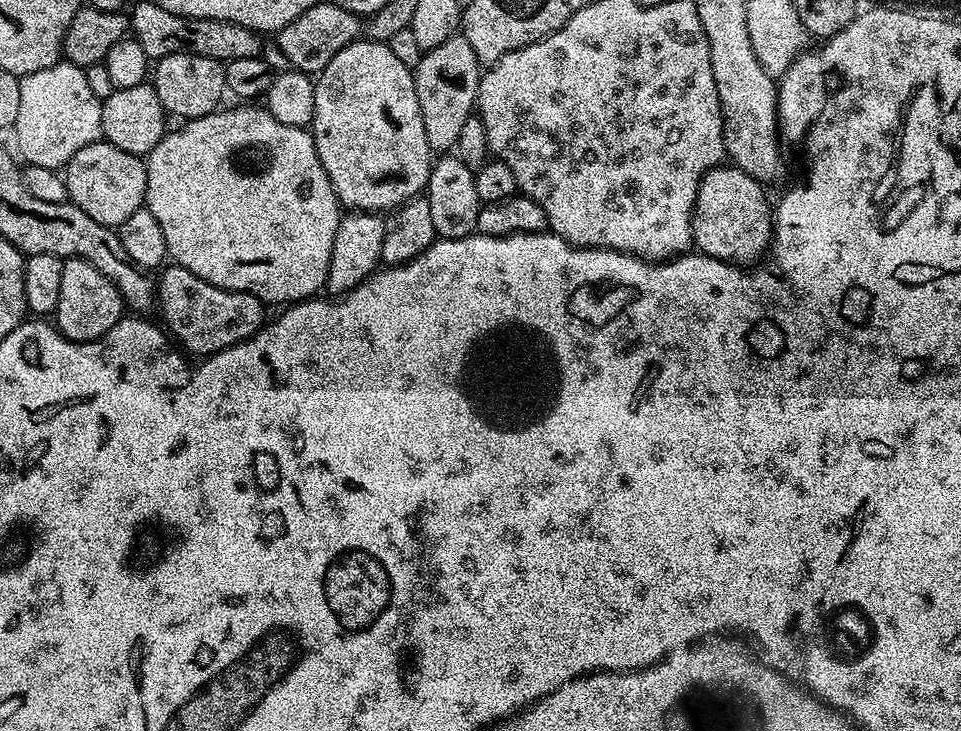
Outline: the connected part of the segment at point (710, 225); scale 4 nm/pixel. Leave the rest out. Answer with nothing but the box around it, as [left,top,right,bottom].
[692,166,774,266]

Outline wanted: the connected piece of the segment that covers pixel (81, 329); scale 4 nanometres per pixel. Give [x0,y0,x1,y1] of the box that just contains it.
[54,256,125,344]

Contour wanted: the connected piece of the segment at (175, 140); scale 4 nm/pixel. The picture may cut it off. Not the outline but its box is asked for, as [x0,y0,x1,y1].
[144,106,342,306]

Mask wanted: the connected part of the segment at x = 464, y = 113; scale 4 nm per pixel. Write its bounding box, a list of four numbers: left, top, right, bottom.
[414,34,482,154]

